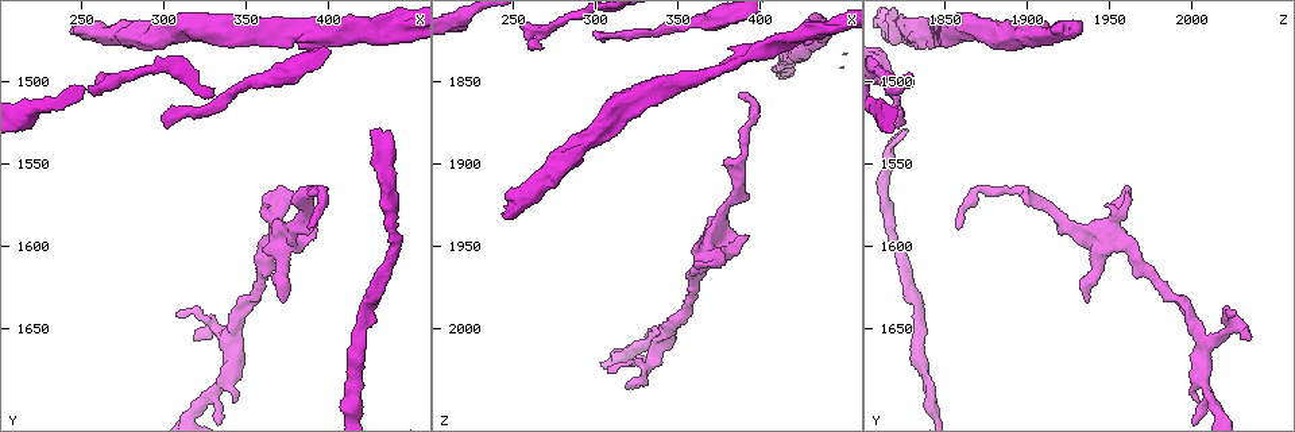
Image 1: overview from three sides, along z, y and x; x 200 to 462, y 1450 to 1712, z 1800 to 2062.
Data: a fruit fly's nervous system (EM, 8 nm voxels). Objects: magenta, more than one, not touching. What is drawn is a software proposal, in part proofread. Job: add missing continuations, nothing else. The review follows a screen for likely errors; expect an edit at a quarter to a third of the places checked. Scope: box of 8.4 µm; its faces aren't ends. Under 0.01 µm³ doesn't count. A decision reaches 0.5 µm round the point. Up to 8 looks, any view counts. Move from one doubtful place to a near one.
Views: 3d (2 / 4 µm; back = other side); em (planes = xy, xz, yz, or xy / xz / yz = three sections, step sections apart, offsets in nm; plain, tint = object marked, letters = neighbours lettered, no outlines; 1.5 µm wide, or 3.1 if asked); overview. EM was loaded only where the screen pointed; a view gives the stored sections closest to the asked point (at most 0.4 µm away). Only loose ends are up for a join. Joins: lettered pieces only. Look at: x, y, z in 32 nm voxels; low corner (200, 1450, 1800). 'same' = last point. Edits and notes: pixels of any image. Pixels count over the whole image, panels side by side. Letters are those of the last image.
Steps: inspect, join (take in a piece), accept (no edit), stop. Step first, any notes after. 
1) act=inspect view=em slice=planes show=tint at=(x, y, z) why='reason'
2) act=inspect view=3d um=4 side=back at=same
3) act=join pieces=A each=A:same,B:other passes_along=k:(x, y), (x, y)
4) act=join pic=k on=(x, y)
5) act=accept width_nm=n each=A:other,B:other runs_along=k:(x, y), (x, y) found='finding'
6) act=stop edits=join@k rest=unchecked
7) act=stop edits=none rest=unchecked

act=inspect view=3d um=2 at=(372, 1634, 1938) why='an open end'

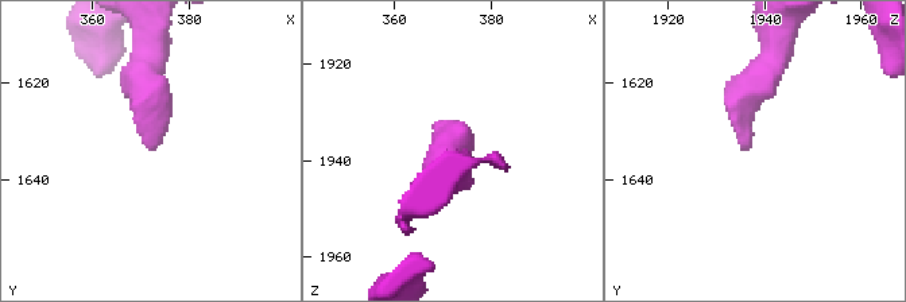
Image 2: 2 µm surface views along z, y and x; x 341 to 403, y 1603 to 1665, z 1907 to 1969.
act=inspect view=em slice=planes show=letters at=(372, 1633, 1937)

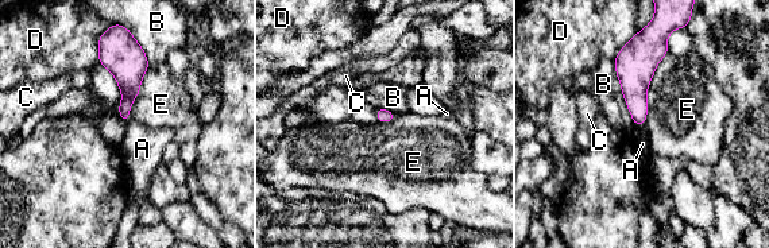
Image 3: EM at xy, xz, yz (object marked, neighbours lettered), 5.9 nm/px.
act=accept each=A:other,B:other,C:other,D:other,E:other border=3:(150, 66), (123, 123) found='no lettered piece goes on from it'

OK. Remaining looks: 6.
act=inspect view=em slice=planes show=letters at=(388, 1590, 1860) why='tapers out'

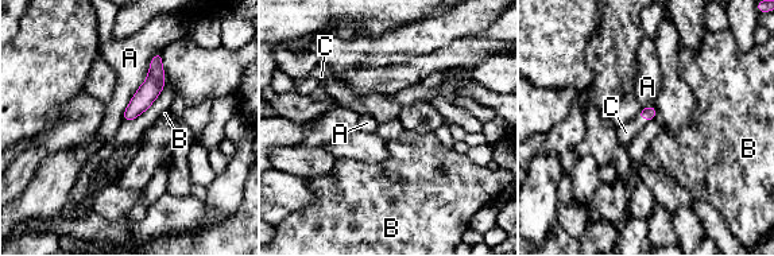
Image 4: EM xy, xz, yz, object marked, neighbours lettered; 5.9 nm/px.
act=join pieces=C longest_contact=A:480nm each=A:other,B:other,C:same passes_along=4:(647, 113), (642, 117), (626, 132) found='the neuron continues'

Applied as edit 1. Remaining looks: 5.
act=inspect view=overview

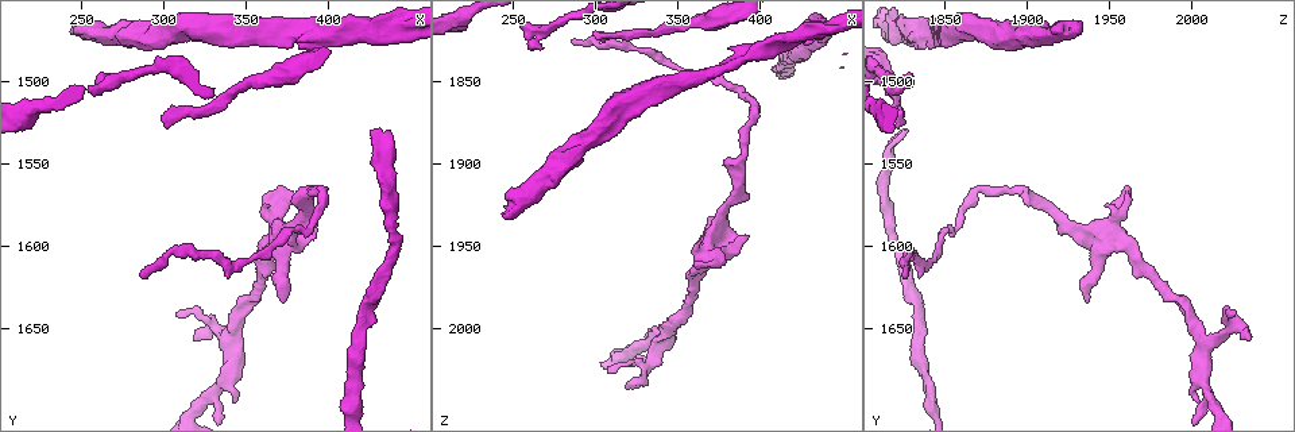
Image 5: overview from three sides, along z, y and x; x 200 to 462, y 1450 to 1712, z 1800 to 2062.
act=inspect view=3d um=2 at=(428, 1528, 1824) why='long arm stops here'

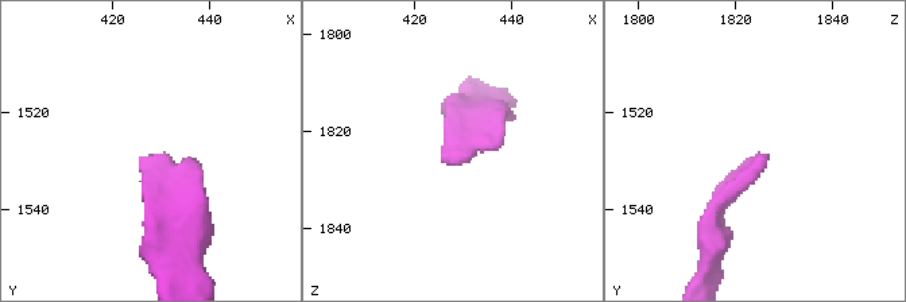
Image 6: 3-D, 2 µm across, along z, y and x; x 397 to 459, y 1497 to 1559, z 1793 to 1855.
act=inspect view=em slice=planes show=letters at=(426, 1530, 1826) why='now the EM'

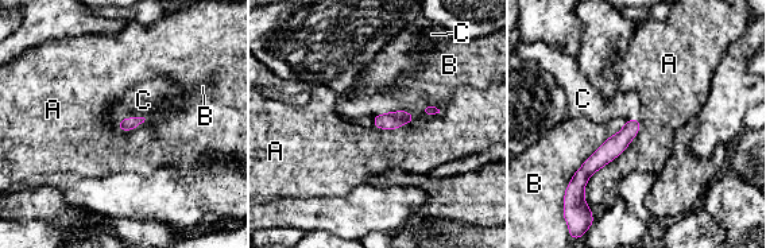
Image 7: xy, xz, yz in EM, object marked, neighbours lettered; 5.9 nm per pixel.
act=join pieces=C each=A:other,B:other,C:same passes_along=7:(127, 124), (131, 117), (143, 100) found='it goes on there'

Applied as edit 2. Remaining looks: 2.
act=stop edits=join@4,join@7 rest=unchecked

